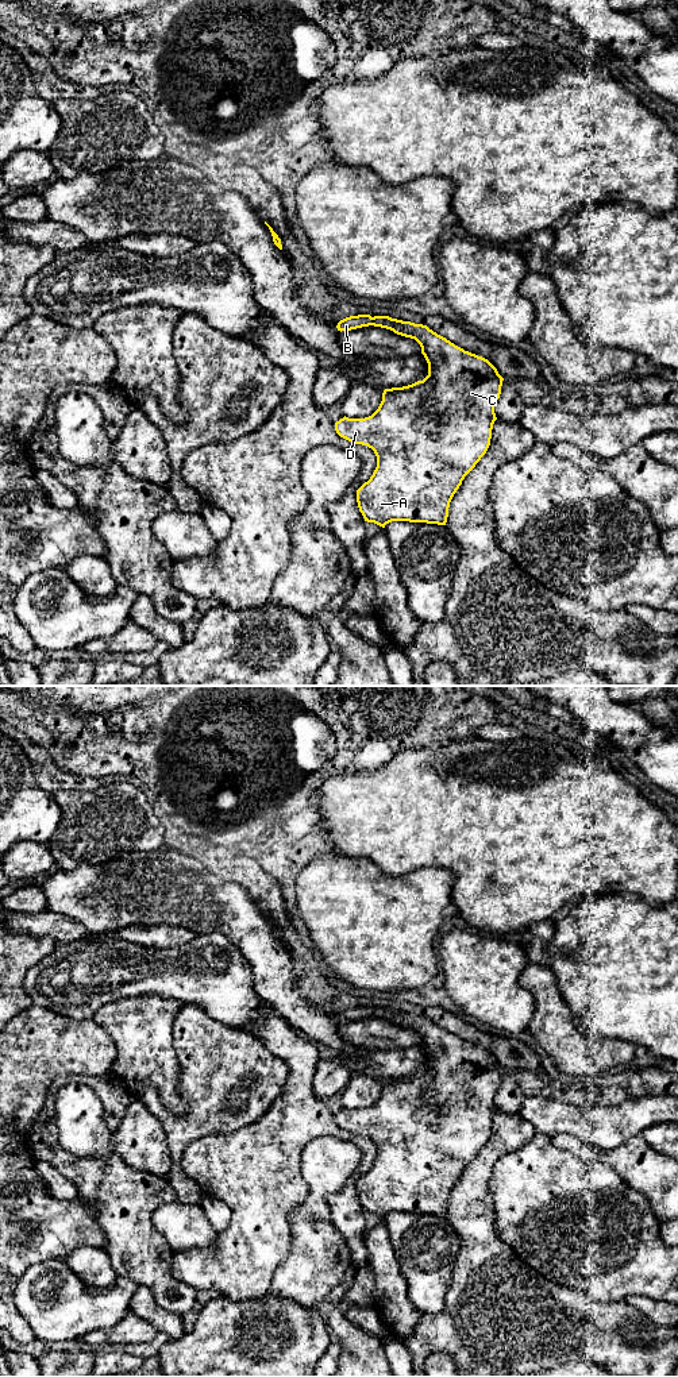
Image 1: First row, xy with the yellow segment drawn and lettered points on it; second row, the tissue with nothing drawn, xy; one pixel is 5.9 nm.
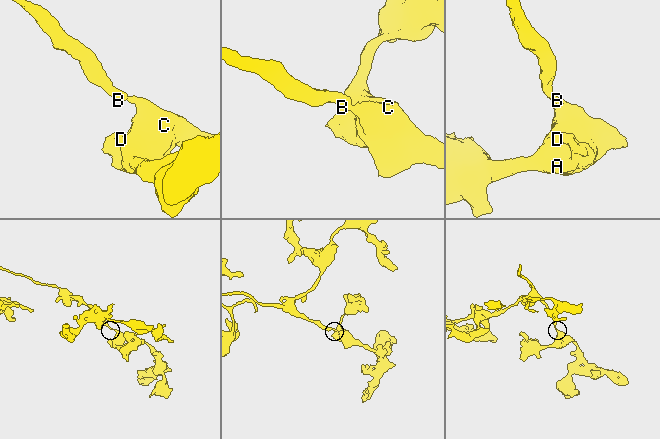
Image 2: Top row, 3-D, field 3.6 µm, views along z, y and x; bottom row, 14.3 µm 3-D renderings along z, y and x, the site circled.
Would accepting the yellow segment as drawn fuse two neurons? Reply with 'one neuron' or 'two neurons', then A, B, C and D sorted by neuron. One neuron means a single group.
one neuron; A B C D

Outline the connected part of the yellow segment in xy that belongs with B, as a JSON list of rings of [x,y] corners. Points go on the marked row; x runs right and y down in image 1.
[[[358,315],[340,320],[336,328],[342,332],[369,325],[386,328],[397,335],[415,339],[428,363],[428,375],[408,386],[385,389],[382,401],[371,416],[365,418],[344,416],[335,423],[335,431],[340,437],[367,446],[377,456],[373,475],[357,490],[359,512],[365,521],[382,528],[392,521],[446,525],[454,494],[490,446],[493,424],[497,420],[494,406],[501,394],[504,378],[488,359],[465,351],[423,324],[389,316]]]

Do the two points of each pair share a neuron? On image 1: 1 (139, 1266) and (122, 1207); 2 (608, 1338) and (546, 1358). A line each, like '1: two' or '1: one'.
1: one
2: one

